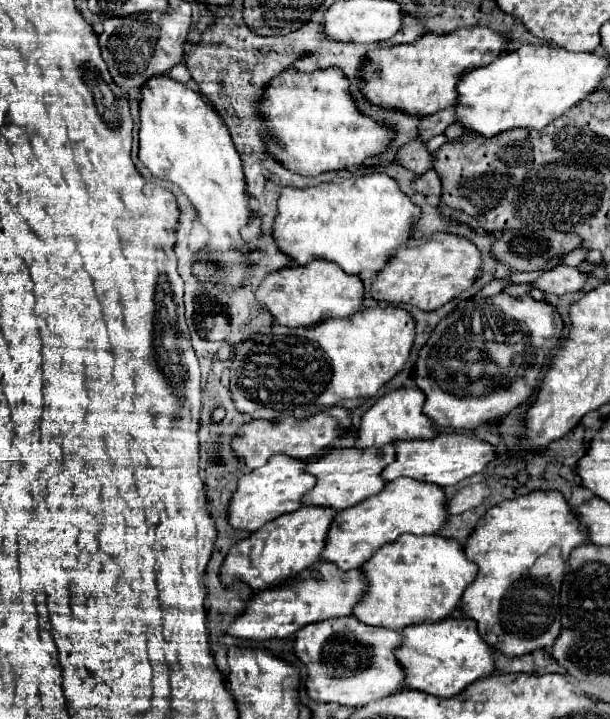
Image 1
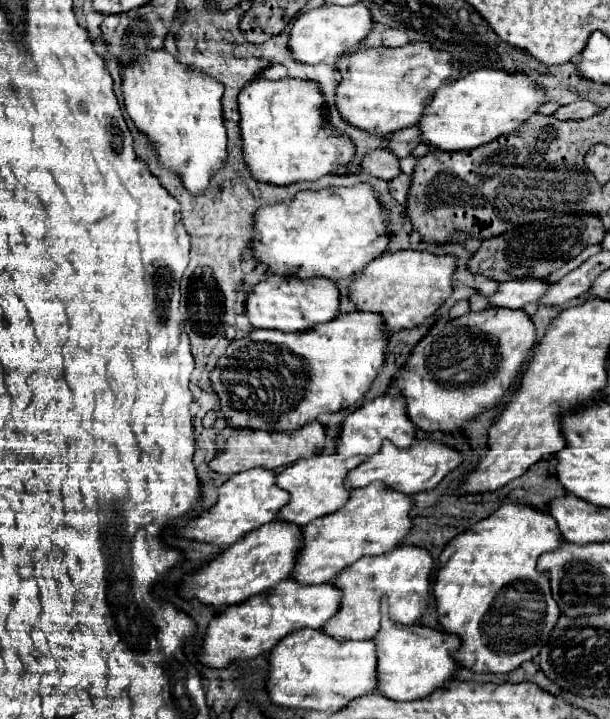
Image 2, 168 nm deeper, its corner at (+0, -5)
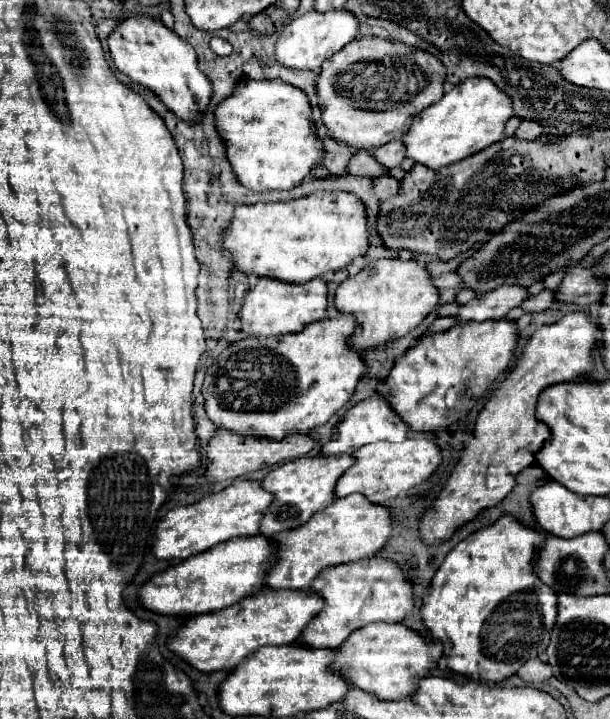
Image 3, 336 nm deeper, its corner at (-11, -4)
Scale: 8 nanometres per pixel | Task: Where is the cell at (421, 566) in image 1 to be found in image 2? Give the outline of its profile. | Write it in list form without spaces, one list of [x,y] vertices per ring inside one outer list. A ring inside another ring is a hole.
[[[398,546],[382,556],[360,558],[356,564],[348,566],[344,572],[340,572],[340,576],[334,578],[334,584],[344,592],[344,600],[334,620],[328,620],[324,626],[324,632],[336,636],[338,640],[374,640],[380,630],[384,604],[388,606],[388,614],[394,622],[418,624],[428,612],[428,602],[432,596],[432,570],[434,558],[422,546]]]

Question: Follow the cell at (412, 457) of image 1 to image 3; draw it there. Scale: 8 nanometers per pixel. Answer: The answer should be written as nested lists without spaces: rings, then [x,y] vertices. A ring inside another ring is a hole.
[[[407,437],[403,443],[387,443],[377,441],[363,445],[361,449],[353,451],[355,463],[343,473],[335,485],[335,497],[347,497],[353,493],[367,495],[371,503],[385,503],[387,499],[397,497],[399,493],[423,483],[441,463],[439,447],[433,441],[423,437]]]

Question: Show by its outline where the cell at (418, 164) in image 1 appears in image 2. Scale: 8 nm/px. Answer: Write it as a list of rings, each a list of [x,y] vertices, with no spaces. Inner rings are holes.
[[[388,148],[372,150],[362,160],[362,172],[370,174],[370,176],[376,176],[376,178],[384,178],[384,180],[392,180],[392,178],[402,174],[400,160]]]

